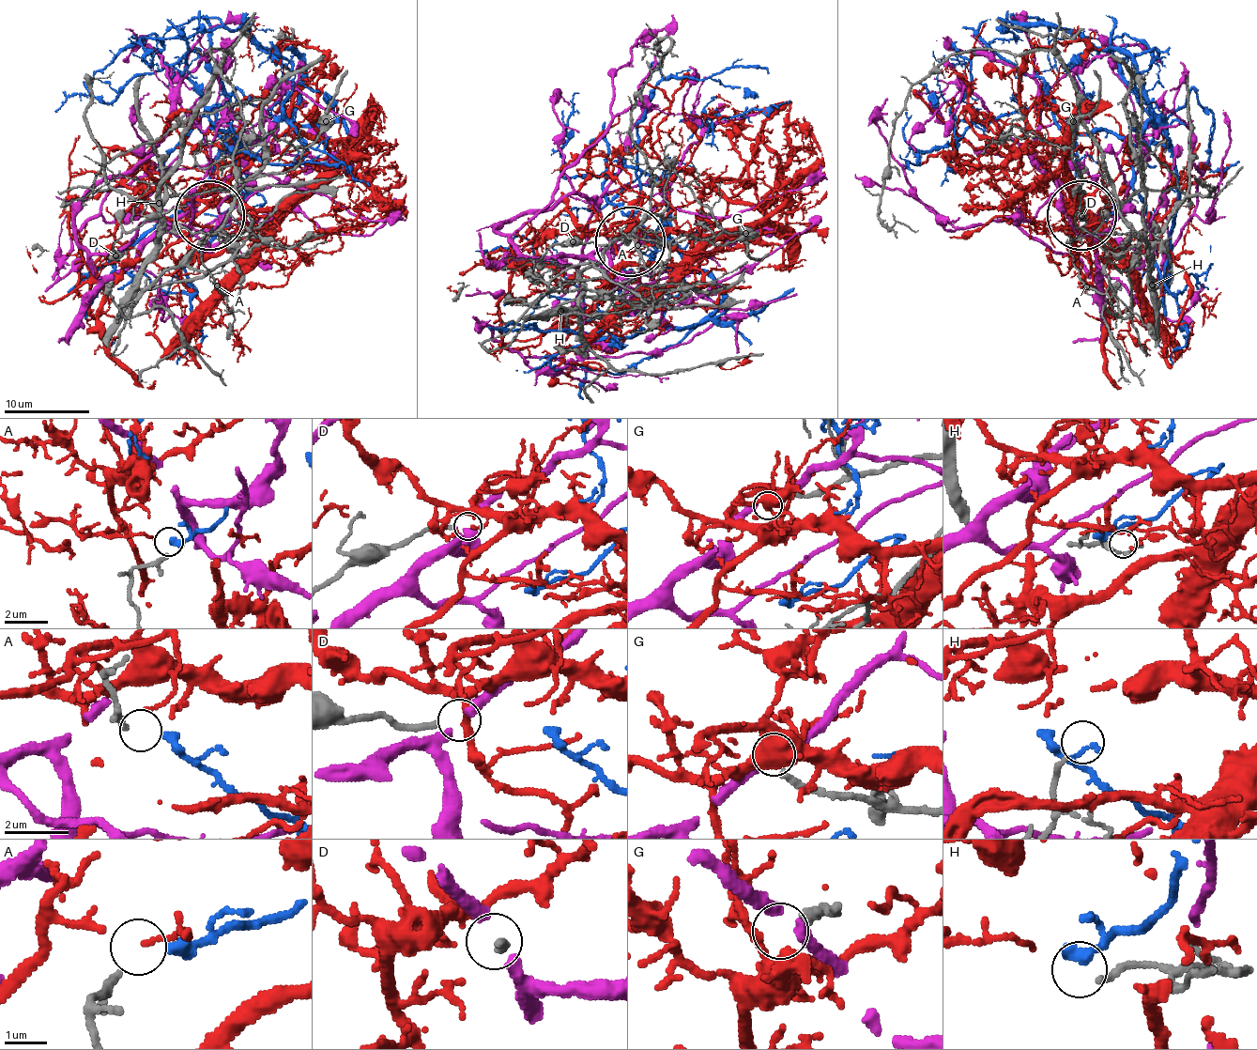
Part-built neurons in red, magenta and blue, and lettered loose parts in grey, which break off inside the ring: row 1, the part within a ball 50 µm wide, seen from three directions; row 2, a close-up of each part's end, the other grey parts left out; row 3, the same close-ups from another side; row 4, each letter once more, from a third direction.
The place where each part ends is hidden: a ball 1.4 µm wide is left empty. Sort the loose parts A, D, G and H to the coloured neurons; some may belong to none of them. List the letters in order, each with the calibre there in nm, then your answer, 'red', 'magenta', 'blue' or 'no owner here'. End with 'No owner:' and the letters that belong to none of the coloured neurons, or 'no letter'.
A: calibre 200 nm; blue
D: calibre 190 nm; no owner here
G: calibre 240 nm; no owner here
H: calibre 140 nm; no owner here
No owner: D, G, H

